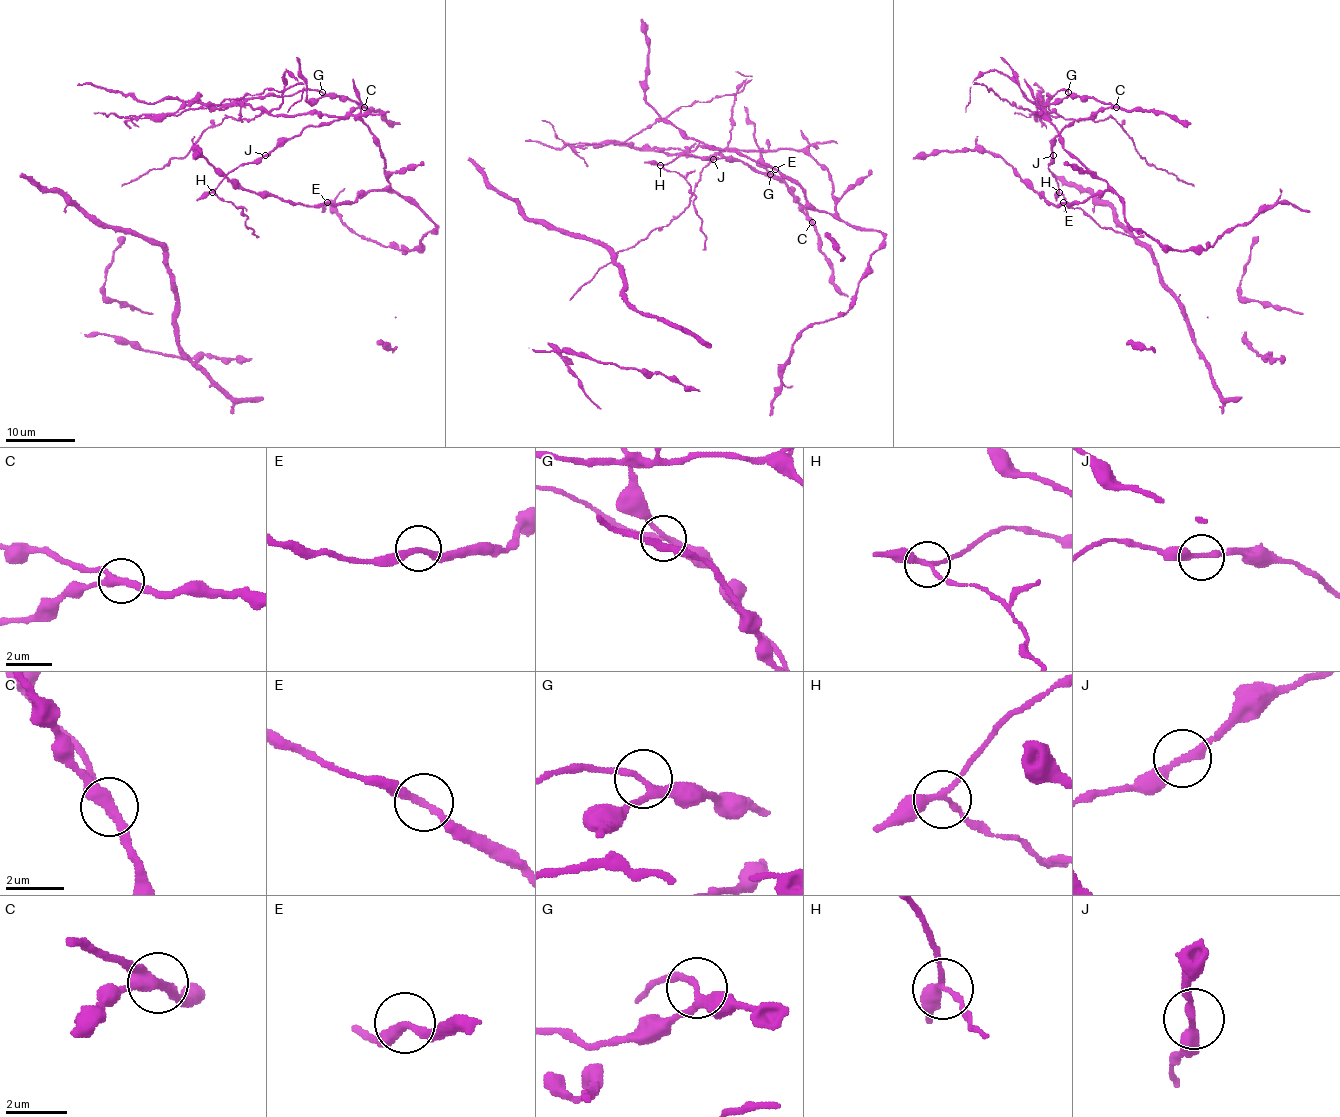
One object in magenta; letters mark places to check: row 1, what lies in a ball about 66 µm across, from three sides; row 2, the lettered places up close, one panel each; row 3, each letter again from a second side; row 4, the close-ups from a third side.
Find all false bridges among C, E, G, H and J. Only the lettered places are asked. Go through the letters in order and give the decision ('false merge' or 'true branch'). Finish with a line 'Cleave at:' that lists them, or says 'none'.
C: true branch
E: true branch
G: false merge
H: false merge
J: true branch
Cleave at: G, H

